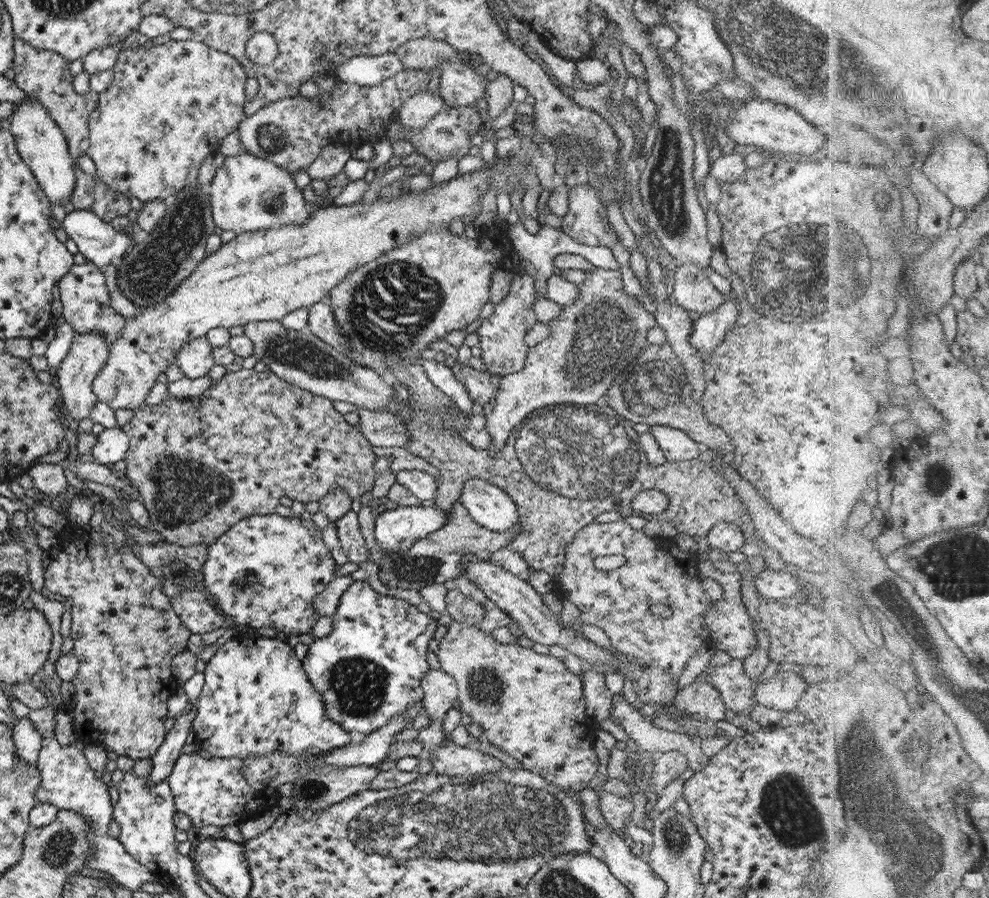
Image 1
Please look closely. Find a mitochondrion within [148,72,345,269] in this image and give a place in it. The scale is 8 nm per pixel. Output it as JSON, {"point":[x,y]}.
{"point":[273,138]}

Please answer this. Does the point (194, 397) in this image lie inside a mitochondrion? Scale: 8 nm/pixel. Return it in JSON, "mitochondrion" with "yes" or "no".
{"mitochondrion":"no"}

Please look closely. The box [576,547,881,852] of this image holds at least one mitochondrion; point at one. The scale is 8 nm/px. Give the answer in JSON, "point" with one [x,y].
{"point":[778,810]}

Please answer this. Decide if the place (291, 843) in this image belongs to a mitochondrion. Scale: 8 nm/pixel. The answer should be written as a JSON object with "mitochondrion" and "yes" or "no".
{"mitochondrion":"no"}

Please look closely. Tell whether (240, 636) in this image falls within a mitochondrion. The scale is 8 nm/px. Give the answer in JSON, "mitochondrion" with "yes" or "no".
{"mitochondrion":"no"}

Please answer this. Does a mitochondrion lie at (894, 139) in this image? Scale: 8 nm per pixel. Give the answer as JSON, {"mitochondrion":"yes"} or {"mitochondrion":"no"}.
{"mitochondrion":"yes"}

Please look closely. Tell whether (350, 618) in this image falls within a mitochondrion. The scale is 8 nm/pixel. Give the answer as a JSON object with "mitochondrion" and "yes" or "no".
{"mitochondrion":"no"}

